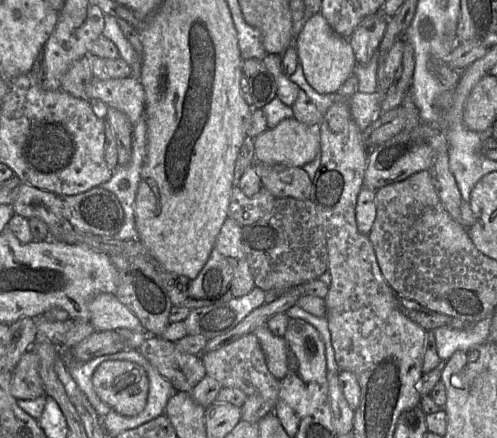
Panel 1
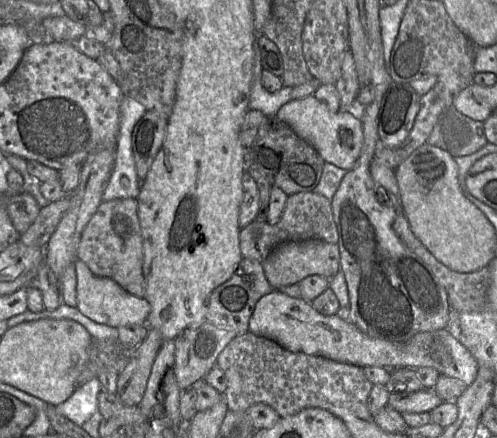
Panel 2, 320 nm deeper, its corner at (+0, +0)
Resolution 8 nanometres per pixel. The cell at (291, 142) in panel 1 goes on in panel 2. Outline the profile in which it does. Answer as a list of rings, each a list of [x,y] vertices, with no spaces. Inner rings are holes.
[[[314,78],[308,83],[293,87],[291,100],[284,104],[275,116],[310,143],[325,162],[348,171],[353,168],[361,152],[363,145],[362,124],[350,110],[333,112],[326,104],[317,100],[313,94],[321,84],[318,79]]]

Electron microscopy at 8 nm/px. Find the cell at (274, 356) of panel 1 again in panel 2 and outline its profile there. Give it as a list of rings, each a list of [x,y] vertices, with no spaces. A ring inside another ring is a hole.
[[[279,290],[272,291],[257,301],[249,320],[249,332],[270,339],[293,353],[320,356],[336,362],[359,367],[373,366],[413,369],[431,367],[442,375],[460,380],[466,387],[469,387],[475,381],[479,370],[479,364],[474,356],[446,328],[417,333],[403,343],[377,339],[360,331],[351,321],[342,320],[337,315],[324,316],[316,311],[311,304],[306,302],[303,298],[293,298]]]

